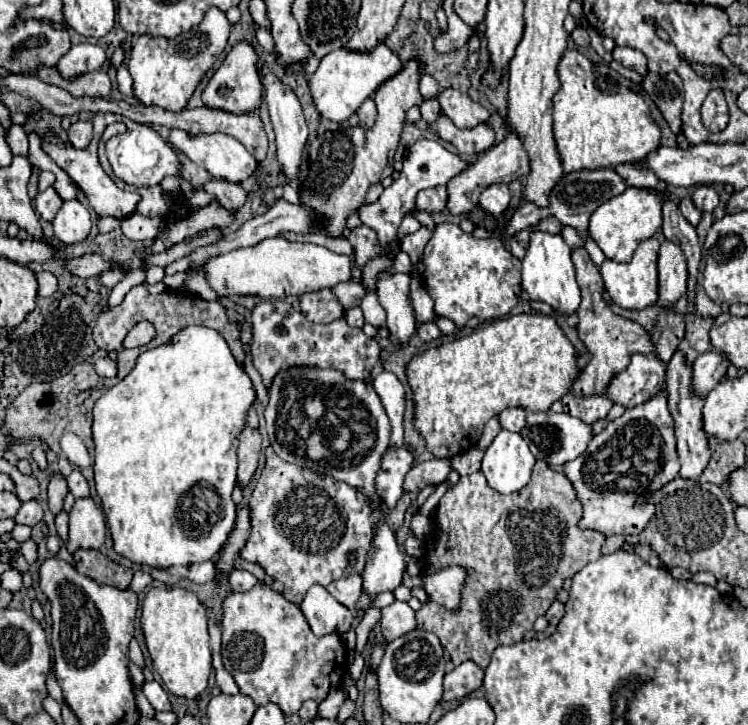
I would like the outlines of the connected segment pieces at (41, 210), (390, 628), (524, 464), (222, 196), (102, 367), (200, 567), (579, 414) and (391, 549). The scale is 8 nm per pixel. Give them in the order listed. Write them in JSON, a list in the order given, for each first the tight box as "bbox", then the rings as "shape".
[{"bbox":[34,187,64,221],"shape":[[[48,187],[46,191],[38,193],[34,205],[36,205],[36,213],[38,213],[40,219],[52,221],[54,215],[58,213],[58,209],[62,207],[62,203],[64,203],[64,201],[62,201],[60,195],[54,191],[54,187]]]},{"bbox":[380,601,416,641],"shape":[[[394,601],[392,605],[384,607],[380,627],[386,641],[394,641],[396,637],[412,631],[416,627],[412,607],[406,601]]]},{"bbox":[482,431,536,493],"shape":[[[500,431],[484,453],[482,471],[498,493],[516,493],[530,481],[534,463],[536,457],[520,433]]]},{"bbox":[204,181,246,211],"shape":[[[208,181],[204,185],[204,191],[216,195],[216,199],[228,209],[228,211],[236,211],[246,203],[246,191],[242,187],[228,187],[226,181]]]},{"bbox":[94,357,116,377],"shape":[[[104,357],[104,359],[98,359],[94,363],[96,367],[96,373],[100,377],[116,377],[116,363],[110,359],[110,357]]]},{"bbox":[188,561,216,583],"shape":[[[214,561],[188,565],[188,579],[194,581],[194,583],[208,583],[214,577],[216,577],[216,565],[214,565]]]},{"bbox":[562,393,612,423],"shape":[[[566,393],[562,397],[564,413],[584,421],[594,423],[598,419],[604,419],[608,415],[608,409],[612,407],[612,401],[608,401],[606,395],[592,395],[592,397],[574,397],[572,393]]]},{"bbox":[362,521,406,599],"shape":[[[382,521],[362,573],[362,589],[370,595],[370,599],[384,591],[394,591],[398,585],[402,585],[404,571],[406,563],[398,549],[396,535],[390,531],[388,523]]]}]

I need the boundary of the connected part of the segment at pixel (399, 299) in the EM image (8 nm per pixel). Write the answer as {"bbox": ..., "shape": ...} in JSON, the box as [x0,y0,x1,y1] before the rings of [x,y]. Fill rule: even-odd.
{"bbox":[378,271,416,345],"shape":[[[388,271],[378,273],[378,301],[388,315],[386,325],[390,329],[390,335],[396,337],[400,345],[408,345],[412,335],[416,335],[416,313],[408,299],[408,285],[410,285],[410,275],[406,273],[388,273]]]}

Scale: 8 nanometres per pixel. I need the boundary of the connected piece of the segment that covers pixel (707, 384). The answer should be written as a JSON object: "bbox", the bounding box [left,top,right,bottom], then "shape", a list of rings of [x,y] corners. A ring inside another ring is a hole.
{"bbox":[690,351,730,399],"shape":[[[708,351],[708,353],[698,355],[698,359],[692,365],[692,385],[690,385],[690,389],[698,397],[704,399],[718,385],[718,381],[726,375],[728,365],[730,365],[728,359],[718,351]]]}

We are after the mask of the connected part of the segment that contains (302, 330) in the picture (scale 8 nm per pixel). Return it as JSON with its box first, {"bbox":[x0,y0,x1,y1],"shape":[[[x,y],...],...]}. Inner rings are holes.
{"bbox":[250,301,380,389],"shape":[[[260,301],[252,309],[252,325],[254,325],[254,341],[250,345],[252,363],[256,371],[262,375],[266,389],[274,377],[292,367],[318,367],[318,369],[336,369],[342,371],[346,379],[366,381],[380,361],[380,345],[376,339],[366,337],[362,329],[350,327],[344,317],[328,323],[314,325],[308,323],[302,313],[294,311],[284,301]]]}

